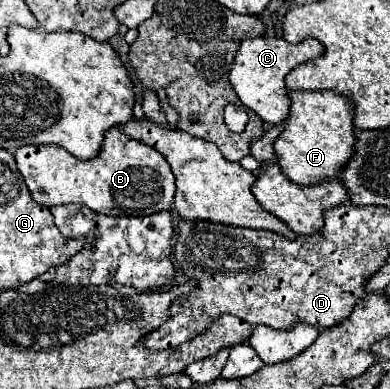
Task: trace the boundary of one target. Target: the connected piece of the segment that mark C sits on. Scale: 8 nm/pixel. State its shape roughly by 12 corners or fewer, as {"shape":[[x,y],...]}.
{"shape":[[307,38],[243,40],[229,74],[239,100],[281,124],[285,76],[325,54]]}

